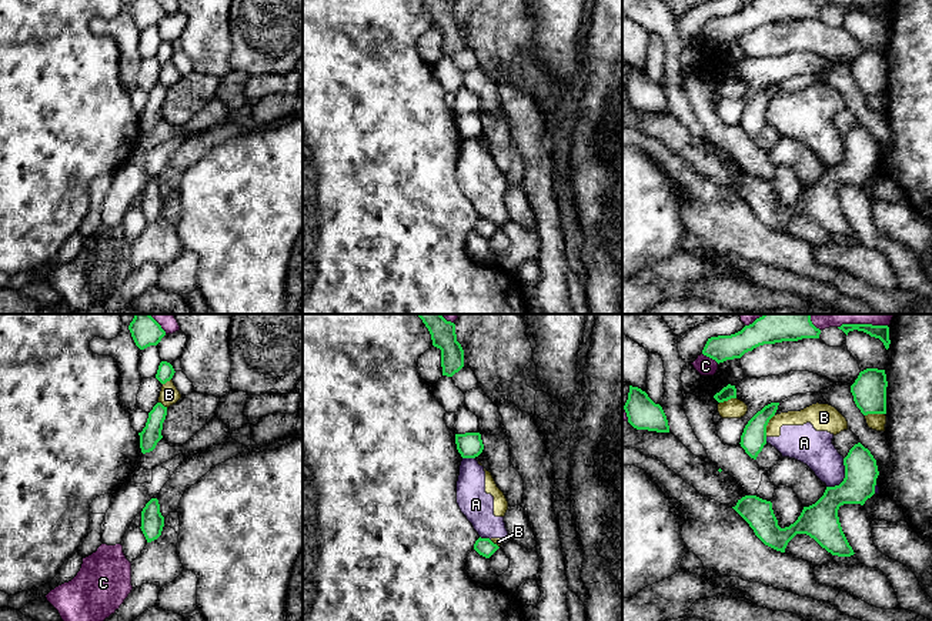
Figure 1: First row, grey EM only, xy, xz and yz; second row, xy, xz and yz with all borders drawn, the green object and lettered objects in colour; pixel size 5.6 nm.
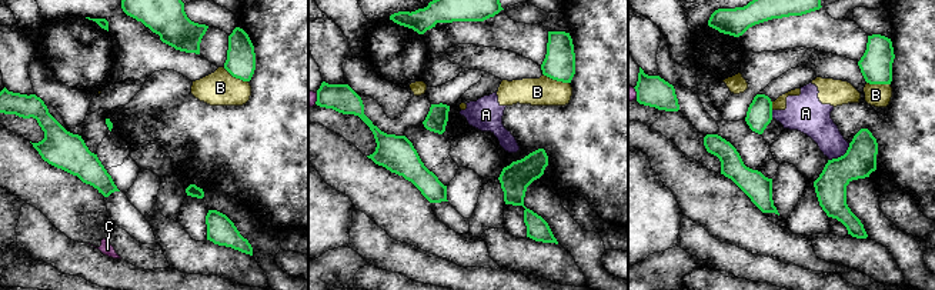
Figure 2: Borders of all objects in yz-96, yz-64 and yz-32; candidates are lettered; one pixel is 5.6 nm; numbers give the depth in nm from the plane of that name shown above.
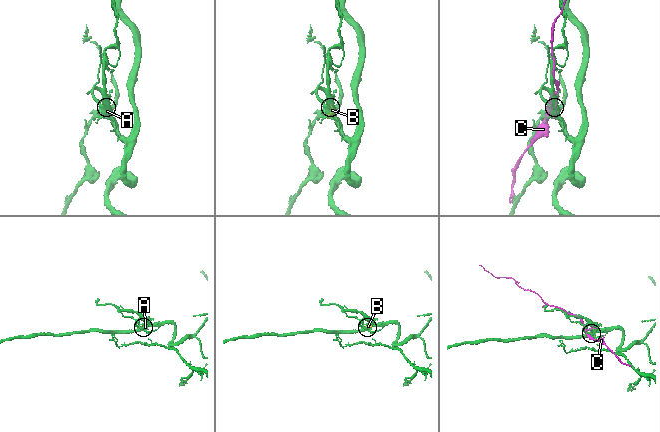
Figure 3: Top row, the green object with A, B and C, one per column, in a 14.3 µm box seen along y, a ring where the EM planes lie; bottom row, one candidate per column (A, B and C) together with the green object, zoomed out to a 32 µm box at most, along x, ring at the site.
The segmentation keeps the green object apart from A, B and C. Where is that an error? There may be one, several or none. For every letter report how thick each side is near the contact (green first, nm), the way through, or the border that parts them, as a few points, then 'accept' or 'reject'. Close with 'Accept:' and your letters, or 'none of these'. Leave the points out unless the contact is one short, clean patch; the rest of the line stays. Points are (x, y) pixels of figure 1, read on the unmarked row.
A: 190 nm thick on the green side, 200 nm on the other; border along yz (844, 139), (844, 159), (838, 164), (827, 167); reject
B: 140 nm thick on the green side, 90 nm on the other; reject
C: 140 nm thick on the green side, 110 nm on the other; reject
Accept: none of these

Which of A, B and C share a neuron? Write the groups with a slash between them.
A B / C

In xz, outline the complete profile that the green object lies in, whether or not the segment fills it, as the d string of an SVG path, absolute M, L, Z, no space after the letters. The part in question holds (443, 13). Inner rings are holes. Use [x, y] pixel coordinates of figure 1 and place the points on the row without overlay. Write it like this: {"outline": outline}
{"outline": "M422 0L432 26L441 30L442 56L452 57L464 47L464 30L457 21L455 4L447 0Z"}

